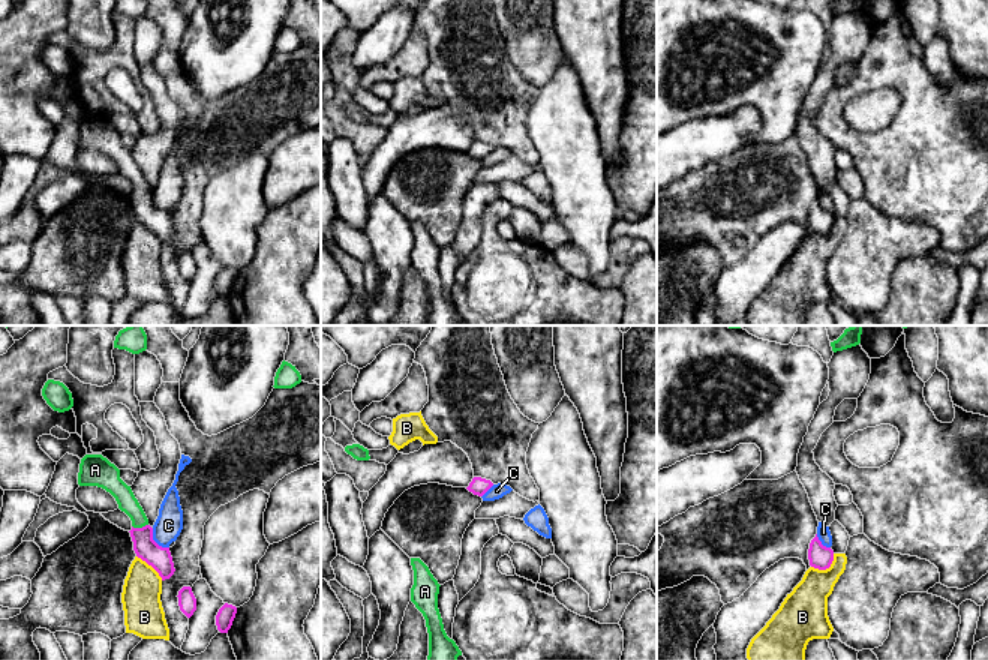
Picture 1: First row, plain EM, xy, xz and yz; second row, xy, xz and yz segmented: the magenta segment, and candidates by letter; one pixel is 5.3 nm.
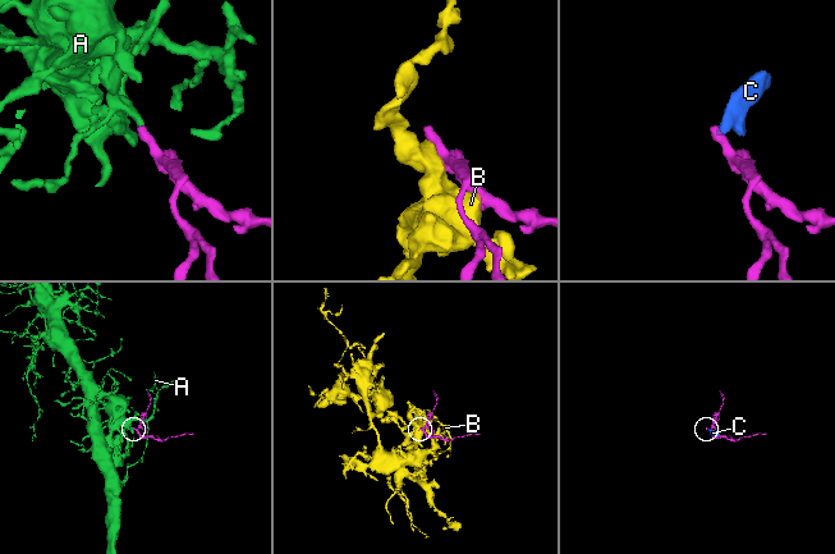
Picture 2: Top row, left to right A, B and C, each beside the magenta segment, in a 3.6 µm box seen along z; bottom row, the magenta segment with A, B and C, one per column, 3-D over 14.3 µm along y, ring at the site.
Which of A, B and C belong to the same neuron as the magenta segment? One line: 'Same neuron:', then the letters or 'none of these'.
Same neuron: A

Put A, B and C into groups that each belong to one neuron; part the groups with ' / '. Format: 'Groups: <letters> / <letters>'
Groups: A / B C

